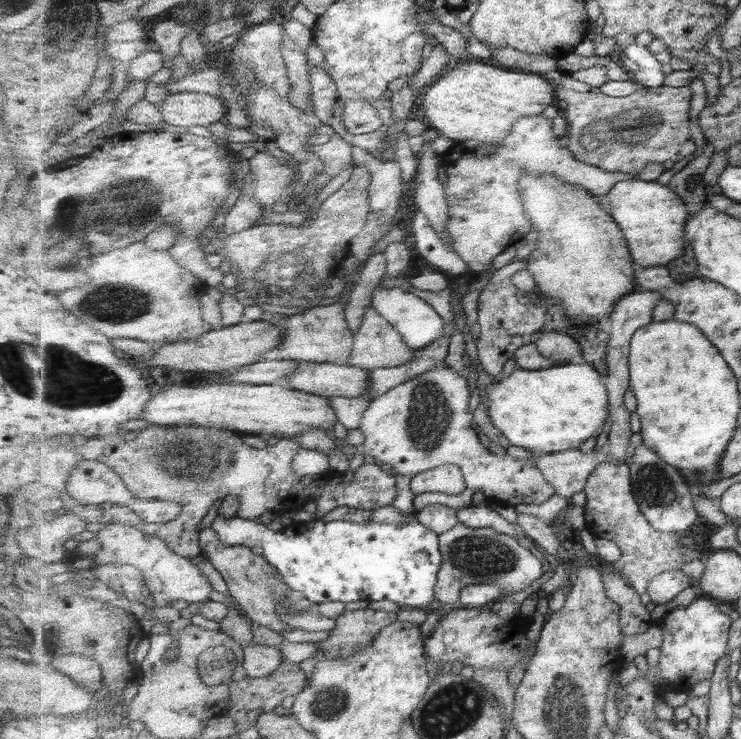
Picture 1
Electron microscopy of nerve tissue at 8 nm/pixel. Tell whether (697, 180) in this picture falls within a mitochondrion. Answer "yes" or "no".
no

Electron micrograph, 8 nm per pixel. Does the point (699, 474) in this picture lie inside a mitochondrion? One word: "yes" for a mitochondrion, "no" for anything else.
yes

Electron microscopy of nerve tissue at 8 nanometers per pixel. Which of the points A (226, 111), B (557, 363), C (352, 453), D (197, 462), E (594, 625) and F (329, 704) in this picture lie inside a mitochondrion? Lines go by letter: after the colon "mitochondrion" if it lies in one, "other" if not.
A: other
B: other
C: other
D: mitochondrion
E: other
F: mitochondrion

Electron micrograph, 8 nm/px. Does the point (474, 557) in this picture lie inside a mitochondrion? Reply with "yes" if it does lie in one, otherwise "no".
yes

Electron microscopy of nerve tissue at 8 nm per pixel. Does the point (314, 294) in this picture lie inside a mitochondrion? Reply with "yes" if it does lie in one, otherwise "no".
yes

